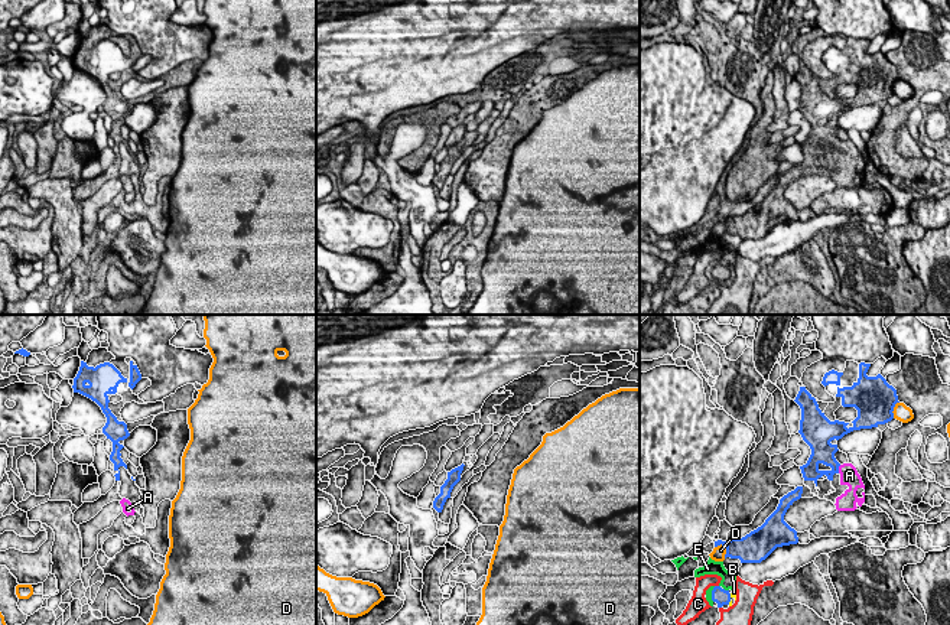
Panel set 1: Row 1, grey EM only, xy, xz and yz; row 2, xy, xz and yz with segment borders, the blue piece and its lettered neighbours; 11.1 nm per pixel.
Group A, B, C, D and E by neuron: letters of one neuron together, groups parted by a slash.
A / B E / C / D

